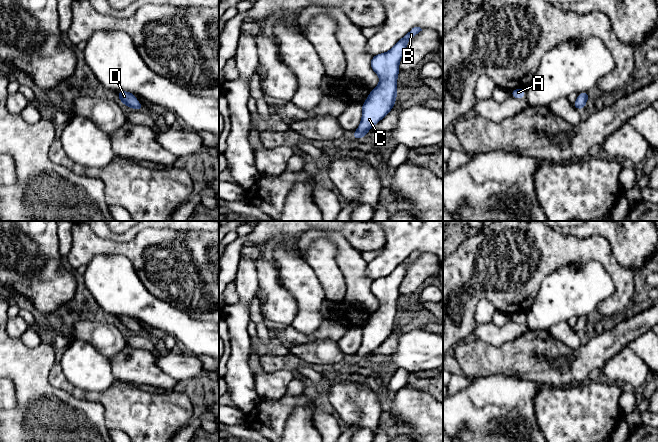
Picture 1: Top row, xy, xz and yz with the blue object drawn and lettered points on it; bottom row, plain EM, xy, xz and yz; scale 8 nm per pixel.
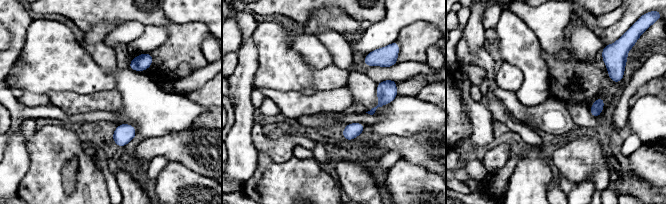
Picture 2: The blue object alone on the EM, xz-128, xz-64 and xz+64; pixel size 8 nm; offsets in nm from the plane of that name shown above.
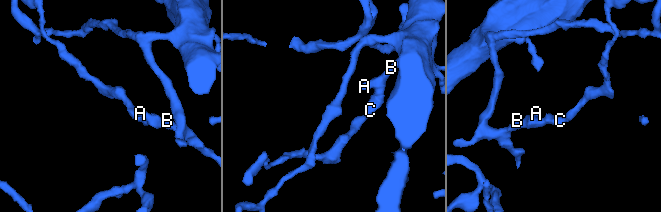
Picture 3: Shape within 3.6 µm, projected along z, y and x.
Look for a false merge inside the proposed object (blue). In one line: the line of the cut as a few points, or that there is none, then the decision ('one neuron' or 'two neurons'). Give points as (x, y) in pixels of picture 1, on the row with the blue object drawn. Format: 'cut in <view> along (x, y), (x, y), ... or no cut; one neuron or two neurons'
no cut; one neuron

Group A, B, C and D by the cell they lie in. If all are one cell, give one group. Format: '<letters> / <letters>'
A B C D

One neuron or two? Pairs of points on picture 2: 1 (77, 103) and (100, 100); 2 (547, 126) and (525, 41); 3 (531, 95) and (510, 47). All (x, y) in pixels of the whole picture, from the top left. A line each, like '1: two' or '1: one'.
1: one
2: two
3: one

